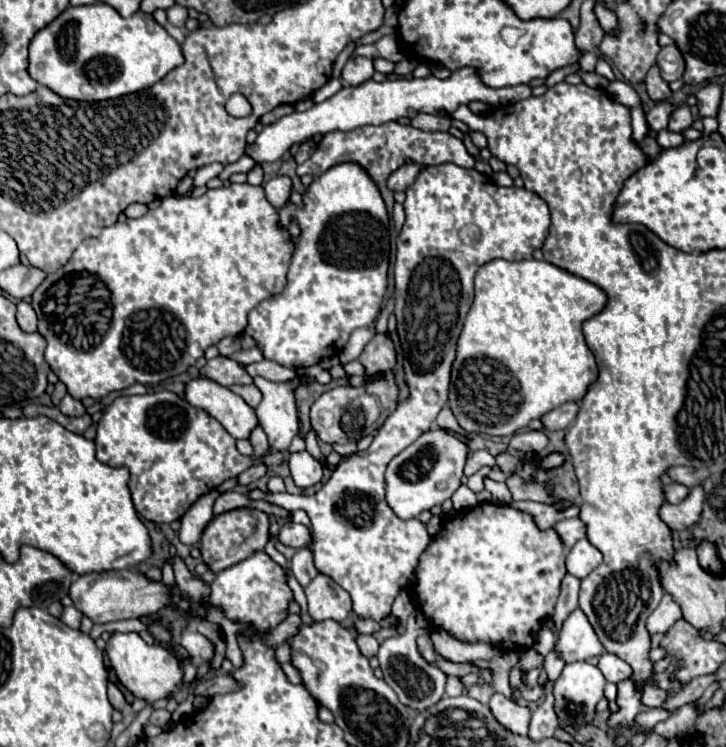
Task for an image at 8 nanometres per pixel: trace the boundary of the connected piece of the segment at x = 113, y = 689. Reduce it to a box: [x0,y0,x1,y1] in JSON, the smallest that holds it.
[109,683,127,711]

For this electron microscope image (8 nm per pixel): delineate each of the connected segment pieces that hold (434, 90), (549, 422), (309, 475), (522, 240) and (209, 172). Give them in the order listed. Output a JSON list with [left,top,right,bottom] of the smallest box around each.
[[247,69,531,163],[541,403,579,431],[289,451,323,489],[245,163,549,621],[175,163,224,198]]

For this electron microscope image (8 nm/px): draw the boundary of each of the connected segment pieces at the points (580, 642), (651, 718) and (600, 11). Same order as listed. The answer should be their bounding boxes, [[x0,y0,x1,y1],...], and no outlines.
[[555,609,605,663],[636,707,671,730],[595,5,617,33]]

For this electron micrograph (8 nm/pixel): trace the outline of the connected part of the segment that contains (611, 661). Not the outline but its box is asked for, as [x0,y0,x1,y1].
[597,653,631,683]

